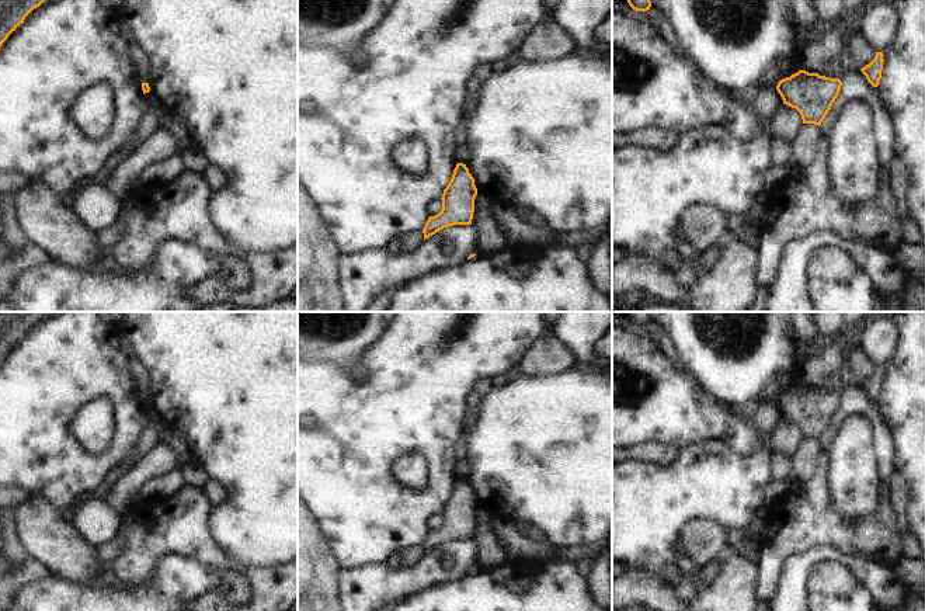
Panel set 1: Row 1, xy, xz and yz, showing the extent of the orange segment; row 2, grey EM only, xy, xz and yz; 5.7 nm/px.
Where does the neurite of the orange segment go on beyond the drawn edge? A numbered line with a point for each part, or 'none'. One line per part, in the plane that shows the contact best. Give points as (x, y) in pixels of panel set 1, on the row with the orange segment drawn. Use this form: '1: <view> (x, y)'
none

